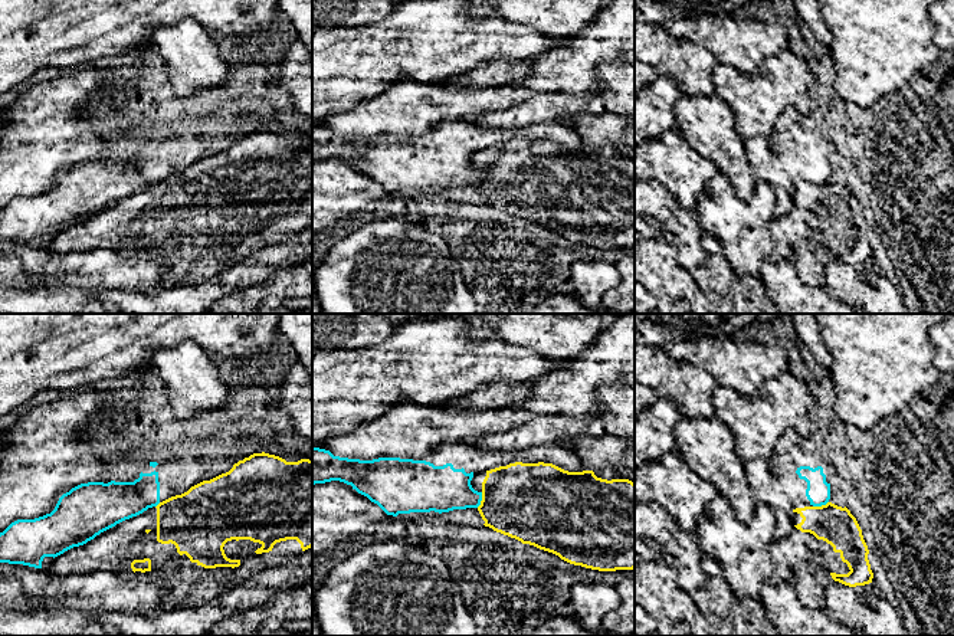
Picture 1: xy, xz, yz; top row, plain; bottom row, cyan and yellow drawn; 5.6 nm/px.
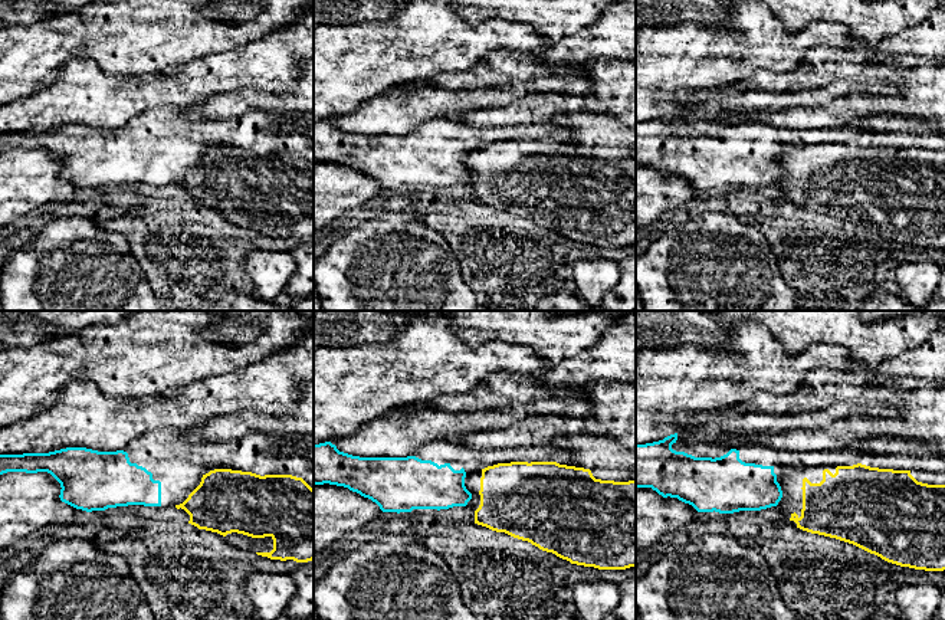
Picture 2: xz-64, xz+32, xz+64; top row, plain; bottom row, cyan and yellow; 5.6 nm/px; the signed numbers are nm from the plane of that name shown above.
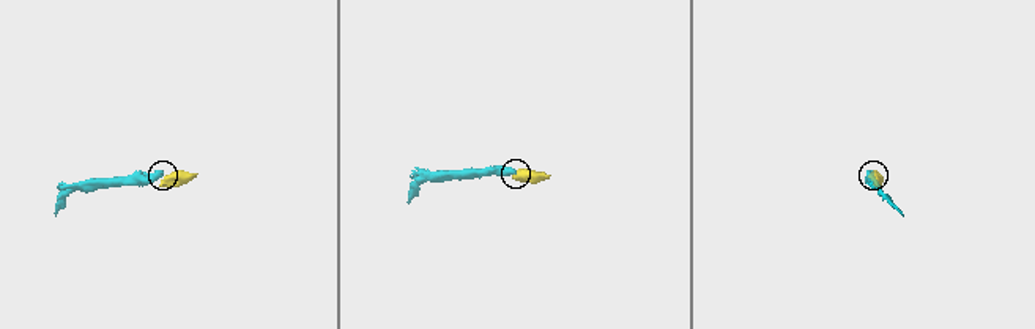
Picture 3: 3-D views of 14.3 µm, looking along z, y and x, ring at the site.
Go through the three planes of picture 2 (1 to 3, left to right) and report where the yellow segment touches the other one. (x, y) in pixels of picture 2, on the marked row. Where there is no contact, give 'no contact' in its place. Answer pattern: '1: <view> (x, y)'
1: no contact
2: no contact
3: no contact

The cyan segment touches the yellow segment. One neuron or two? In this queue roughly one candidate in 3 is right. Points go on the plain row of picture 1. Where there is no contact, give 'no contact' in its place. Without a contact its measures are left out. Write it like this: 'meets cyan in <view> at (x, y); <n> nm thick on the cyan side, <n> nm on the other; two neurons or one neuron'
meets cyan in xz at (481, 177); 260 nm thick on the cyan side, 440 nm on the other; two neurons

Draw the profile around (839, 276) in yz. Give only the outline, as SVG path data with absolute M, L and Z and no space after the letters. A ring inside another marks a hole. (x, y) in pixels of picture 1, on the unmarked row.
M839 259L824 263L824 291L837 302L855 309L855 314L909 314L895 285L881 273L872 260L849 265Z

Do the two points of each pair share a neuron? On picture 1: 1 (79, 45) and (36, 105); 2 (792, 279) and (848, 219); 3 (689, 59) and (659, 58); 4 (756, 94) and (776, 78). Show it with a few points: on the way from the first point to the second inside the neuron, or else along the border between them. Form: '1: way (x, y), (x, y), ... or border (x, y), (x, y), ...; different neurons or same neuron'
1: border (87, 65), (68, 71); different neurons
2: border (792, 261), (797, 278), (805, 285), (822, 288); different neurons
3: way (682, 59), (666, 58); same neuron
4: way (760, 94), (771, 82); same neuron

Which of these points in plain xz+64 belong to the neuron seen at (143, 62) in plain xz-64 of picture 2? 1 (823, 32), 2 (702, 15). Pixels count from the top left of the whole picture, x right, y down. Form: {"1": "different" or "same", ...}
{"1": "same", "2": "different"}

